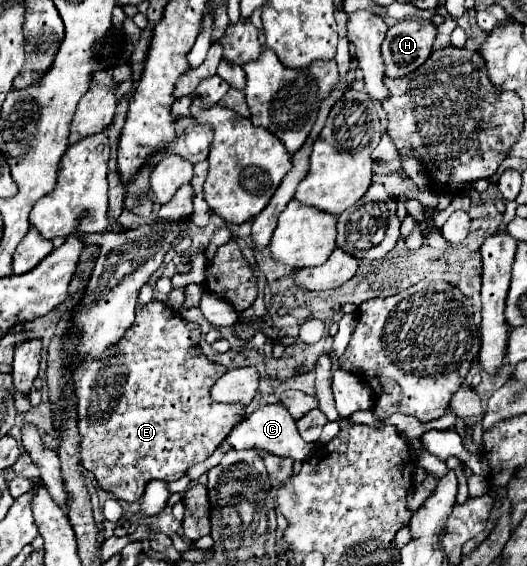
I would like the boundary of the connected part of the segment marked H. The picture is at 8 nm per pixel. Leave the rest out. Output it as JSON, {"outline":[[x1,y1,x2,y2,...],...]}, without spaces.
{"outline":[[409,18,387,30,381,44,385,76,403,78,415,72,431,54,437,28,429,18]]}

